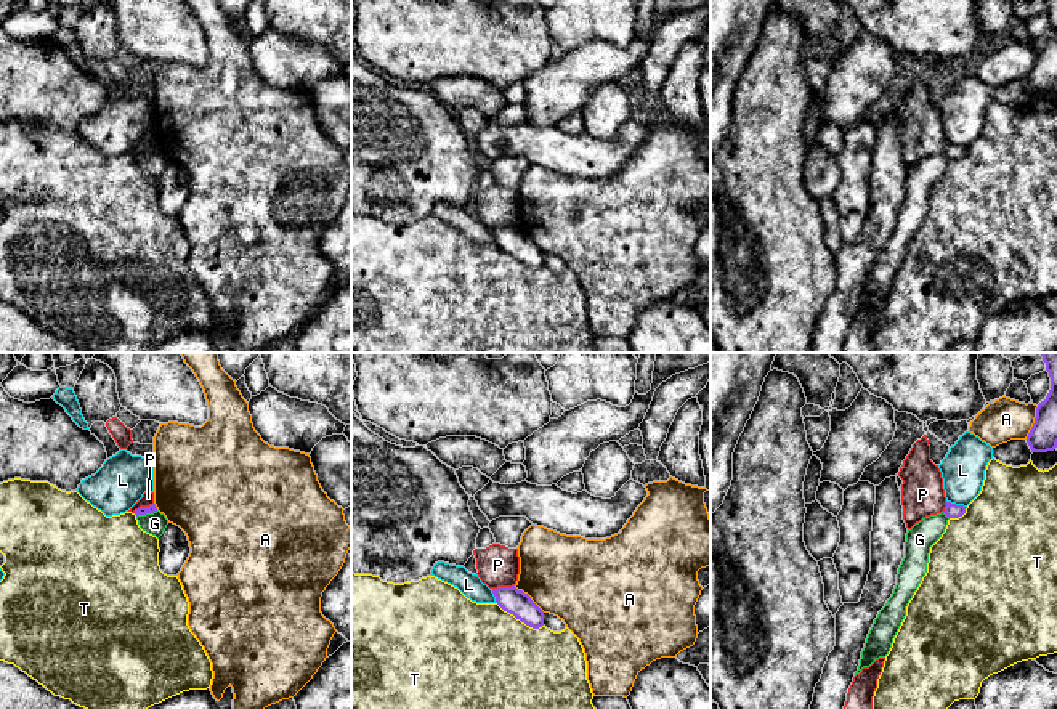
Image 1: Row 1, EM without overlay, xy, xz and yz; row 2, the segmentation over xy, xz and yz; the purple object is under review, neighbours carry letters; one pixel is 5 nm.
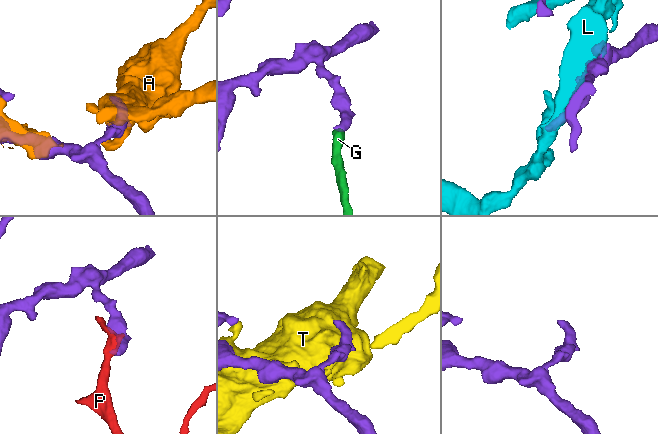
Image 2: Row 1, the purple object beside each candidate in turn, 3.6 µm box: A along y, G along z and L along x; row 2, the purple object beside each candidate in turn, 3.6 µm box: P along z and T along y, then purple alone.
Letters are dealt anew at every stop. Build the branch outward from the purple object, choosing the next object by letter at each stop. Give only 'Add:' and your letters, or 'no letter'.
Add: no letter

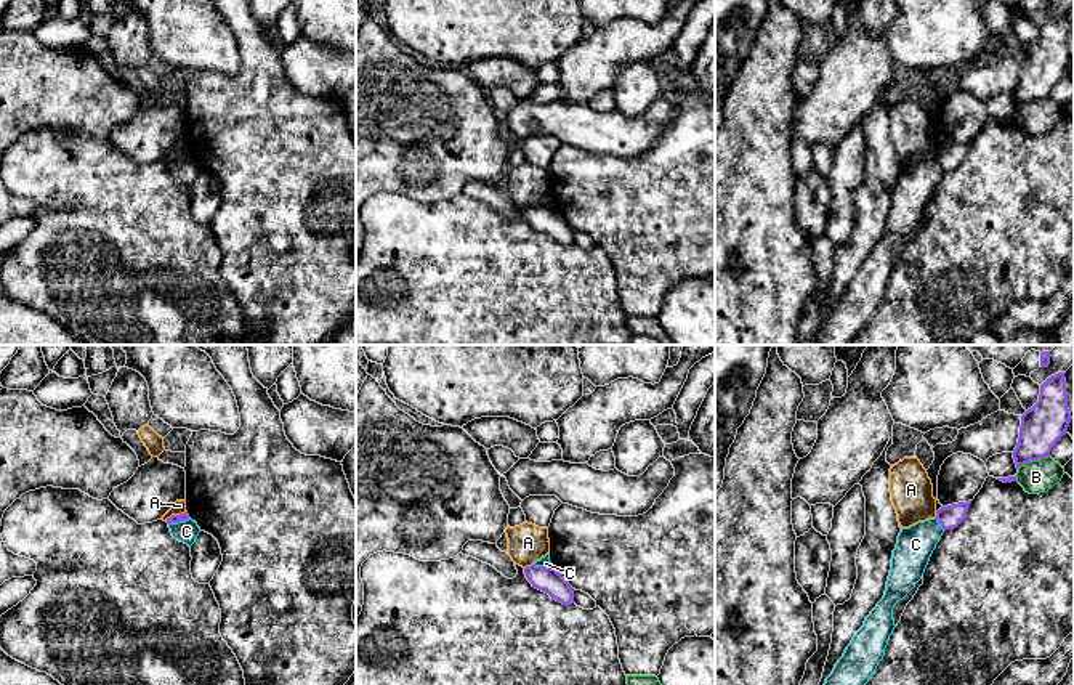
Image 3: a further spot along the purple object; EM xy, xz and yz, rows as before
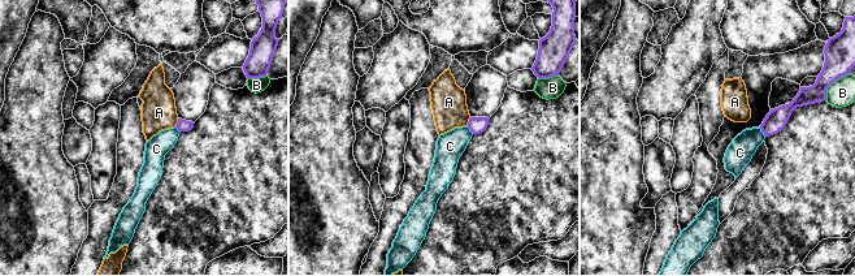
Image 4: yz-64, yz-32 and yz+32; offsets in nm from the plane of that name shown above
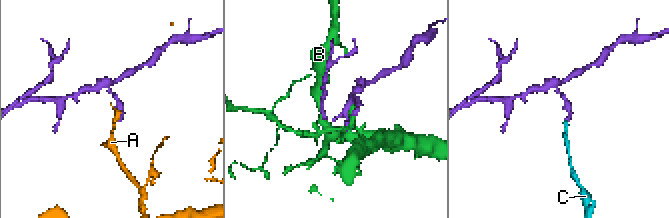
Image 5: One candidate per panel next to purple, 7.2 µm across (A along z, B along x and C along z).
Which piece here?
Add: no letter

